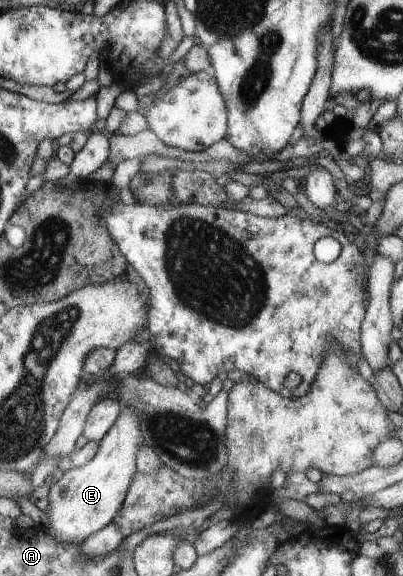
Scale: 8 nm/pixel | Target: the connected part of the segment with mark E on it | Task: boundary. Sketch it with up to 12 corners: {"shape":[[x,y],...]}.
{"shape":[[123,406],[96,456],[50,487],[43,529],[83,544],[111,525],[143,432]]}

